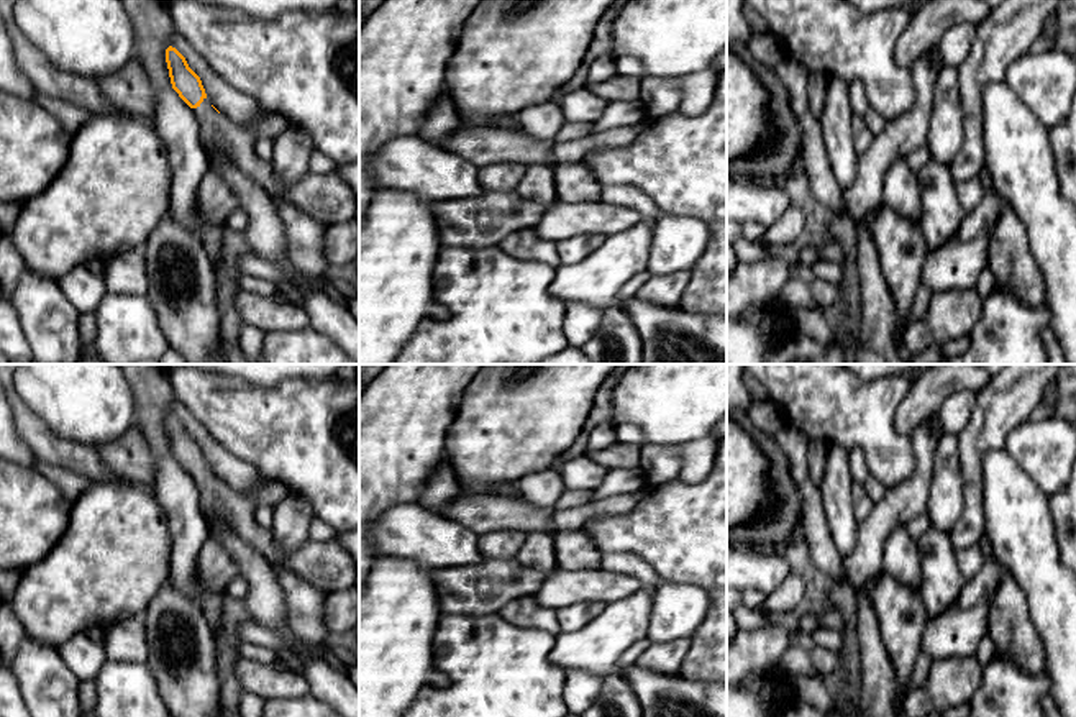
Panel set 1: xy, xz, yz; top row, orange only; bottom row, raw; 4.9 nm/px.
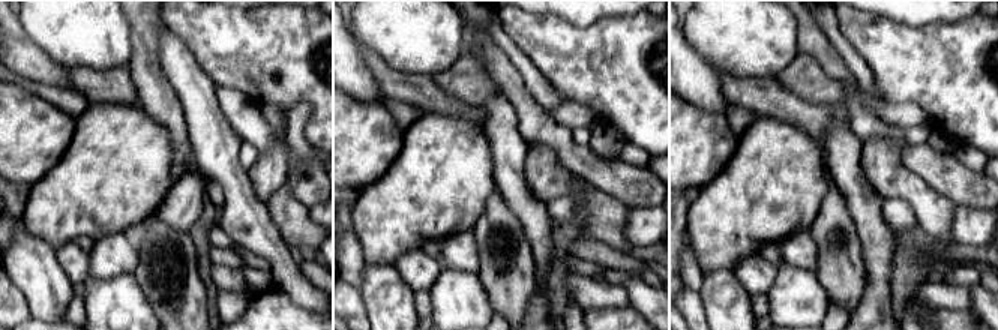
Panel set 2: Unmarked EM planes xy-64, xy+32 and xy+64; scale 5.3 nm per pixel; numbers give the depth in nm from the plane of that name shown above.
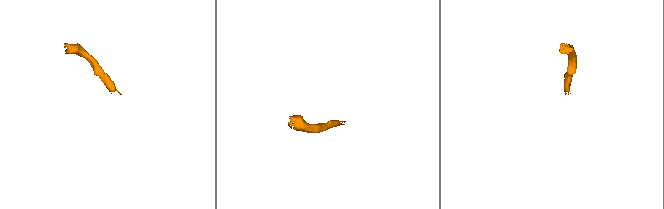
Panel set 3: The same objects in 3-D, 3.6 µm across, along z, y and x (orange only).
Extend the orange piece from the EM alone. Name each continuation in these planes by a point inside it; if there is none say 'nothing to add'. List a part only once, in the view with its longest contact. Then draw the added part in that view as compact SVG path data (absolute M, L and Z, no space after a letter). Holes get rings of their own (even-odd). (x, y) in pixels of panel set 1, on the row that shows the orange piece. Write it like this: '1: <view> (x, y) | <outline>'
1: xy (327, 197) | M208 98L194 108L203 148L212 144L226 149L238 167L266 189L277 202L287 202L325 225L354 220L358 195L341 179L338 169L331 174L308 172L295 184L282 182L272 162L262 161L253 148L253 135L218 113Z

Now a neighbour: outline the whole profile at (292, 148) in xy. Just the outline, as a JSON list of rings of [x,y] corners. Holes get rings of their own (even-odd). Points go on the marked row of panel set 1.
[[[289,126],[272,139],[272,166],[285,184],[295,184],[310,172],[308,161],[315,146],[308,135]]]

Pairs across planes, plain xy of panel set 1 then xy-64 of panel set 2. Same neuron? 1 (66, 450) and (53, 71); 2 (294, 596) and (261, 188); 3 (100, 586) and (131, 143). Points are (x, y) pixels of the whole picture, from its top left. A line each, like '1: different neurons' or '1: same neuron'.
1: same neuron
2: different neurons
3: same neuron

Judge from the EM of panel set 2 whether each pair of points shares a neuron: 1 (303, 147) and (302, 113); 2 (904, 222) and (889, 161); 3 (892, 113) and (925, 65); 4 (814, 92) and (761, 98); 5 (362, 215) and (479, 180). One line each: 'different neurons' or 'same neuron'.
1: same neuron
2: different neurons
3: different neurons
4: different neurons
5: same neuron

